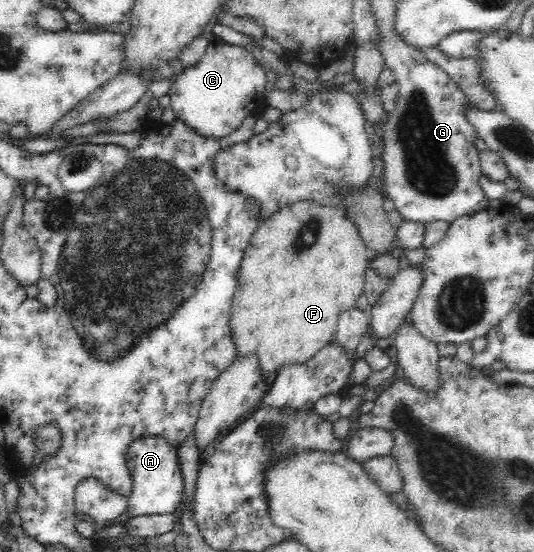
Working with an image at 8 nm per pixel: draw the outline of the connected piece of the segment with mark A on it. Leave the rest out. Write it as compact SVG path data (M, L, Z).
M147 436L133 440L125 459L132 477L131 493L125 517L154 516L156 514L179 514L185 504L184 483L178 463L178 447L160 436Z

